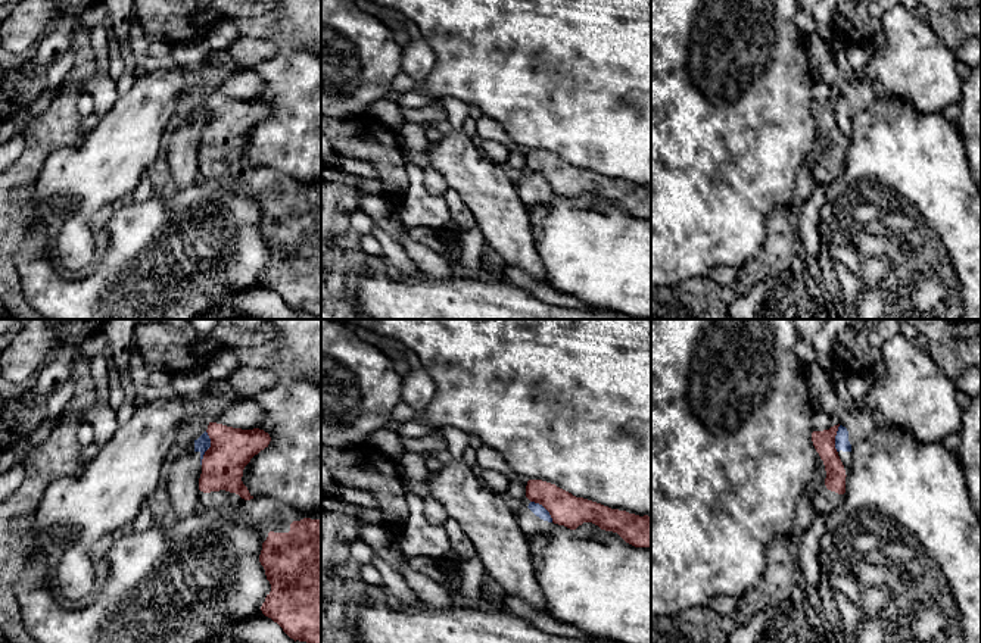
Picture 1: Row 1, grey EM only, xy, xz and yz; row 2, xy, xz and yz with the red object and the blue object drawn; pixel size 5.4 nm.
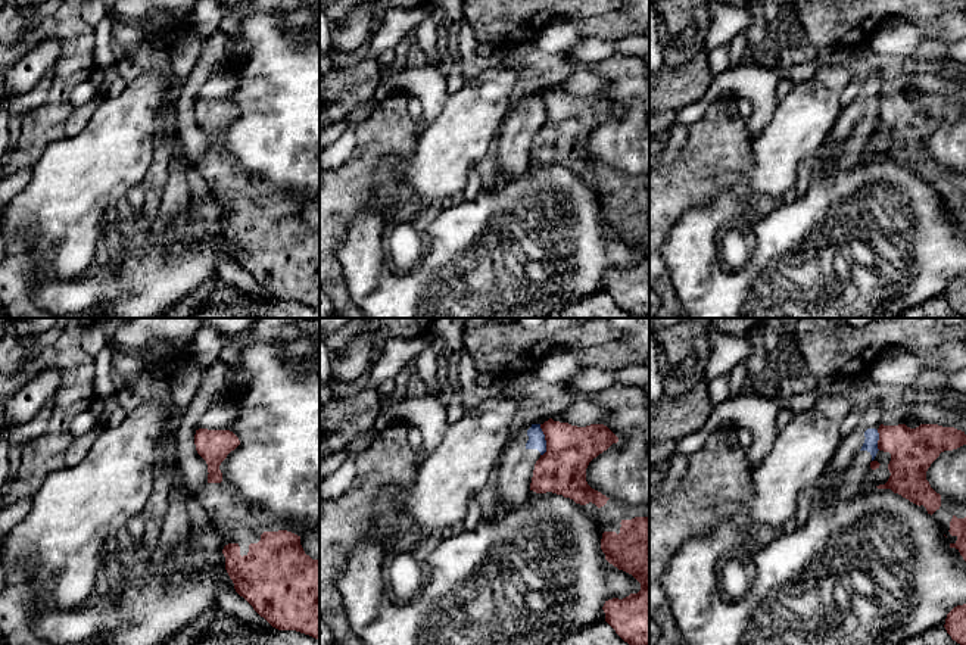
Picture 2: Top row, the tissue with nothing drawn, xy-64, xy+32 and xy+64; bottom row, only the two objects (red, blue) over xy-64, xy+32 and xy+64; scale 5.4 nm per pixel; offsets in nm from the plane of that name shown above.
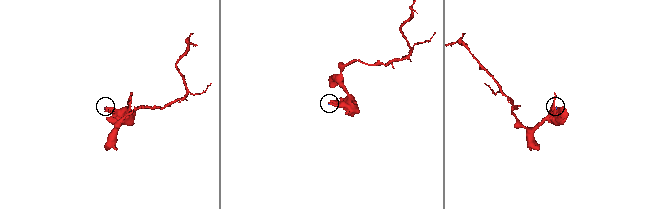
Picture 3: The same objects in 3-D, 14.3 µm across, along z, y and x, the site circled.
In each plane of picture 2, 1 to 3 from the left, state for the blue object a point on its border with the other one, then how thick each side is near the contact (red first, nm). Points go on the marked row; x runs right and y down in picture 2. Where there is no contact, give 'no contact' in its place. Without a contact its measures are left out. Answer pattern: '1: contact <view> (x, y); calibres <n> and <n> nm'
1: no contact
2: contact xy+32 (545, 439); calibres 260 and 100 nm
3: contact xy+64 (878, 441); calibres 240 and 80 nm

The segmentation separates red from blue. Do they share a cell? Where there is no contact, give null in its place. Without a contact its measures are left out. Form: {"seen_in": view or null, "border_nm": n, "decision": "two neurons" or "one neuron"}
{"seen_in": "xy", "border_nm": 190, "decision": "two neurons"}

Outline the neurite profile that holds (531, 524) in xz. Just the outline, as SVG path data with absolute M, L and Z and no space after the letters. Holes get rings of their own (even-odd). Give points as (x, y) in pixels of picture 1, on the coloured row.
M529 508L518 509L516 514L520 530L527 536L546 533L554 522L548 522L536 516Z

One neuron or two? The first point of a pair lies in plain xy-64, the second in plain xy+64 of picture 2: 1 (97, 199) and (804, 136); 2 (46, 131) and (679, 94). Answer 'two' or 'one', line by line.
1: one
2: two

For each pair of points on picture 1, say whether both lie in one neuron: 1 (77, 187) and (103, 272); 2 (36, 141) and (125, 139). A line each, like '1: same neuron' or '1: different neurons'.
1: different neurons
2: different neurons

